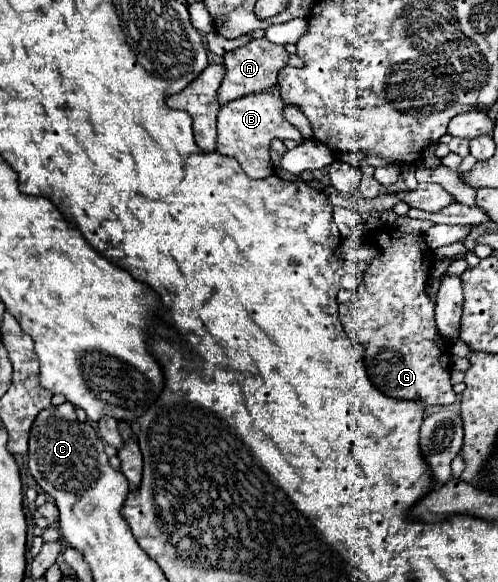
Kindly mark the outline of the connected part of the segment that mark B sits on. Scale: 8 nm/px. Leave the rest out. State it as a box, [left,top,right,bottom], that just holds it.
[218,86,302,178]

